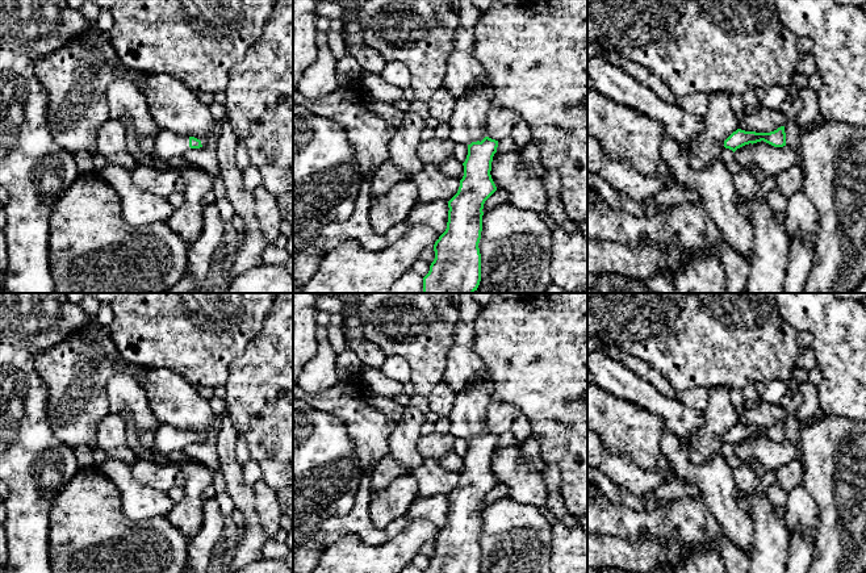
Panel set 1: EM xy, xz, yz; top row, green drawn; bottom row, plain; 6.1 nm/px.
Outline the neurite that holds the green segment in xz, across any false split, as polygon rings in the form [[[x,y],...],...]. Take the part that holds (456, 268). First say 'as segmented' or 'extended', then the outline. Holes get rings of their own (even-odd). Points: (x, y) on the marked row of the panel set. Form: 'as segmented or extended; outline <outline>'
extended; outline [[[490,84],[476,87],[456,100],[449,138],[467,146],[468,155],[459,191],[448,201],[447,229],[434,244],[435,259],[423,277],[423,293],[473,293],[480,285],[482,209],[497,191],[490,171],[498,141],[485,135],[493,100]]]

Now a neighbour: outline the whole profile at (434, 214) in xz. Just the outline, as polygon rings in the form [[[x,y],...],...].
[[[445,200],[417,205],[405,219],[407,230],[414,226],[428,226],[438,234],[439,239],[447,229],[448,210]]]

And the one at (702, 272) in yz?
[[[696,250],[670,277],[677,293],[727,293],[728,279],[716,254]]]

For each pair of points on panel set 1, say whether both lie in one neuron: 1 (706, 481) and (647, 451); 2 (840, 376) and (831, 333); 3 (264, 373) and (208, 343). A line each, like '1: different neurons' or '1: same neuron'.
1: different neurons
2: same neuron
3: different neurons

